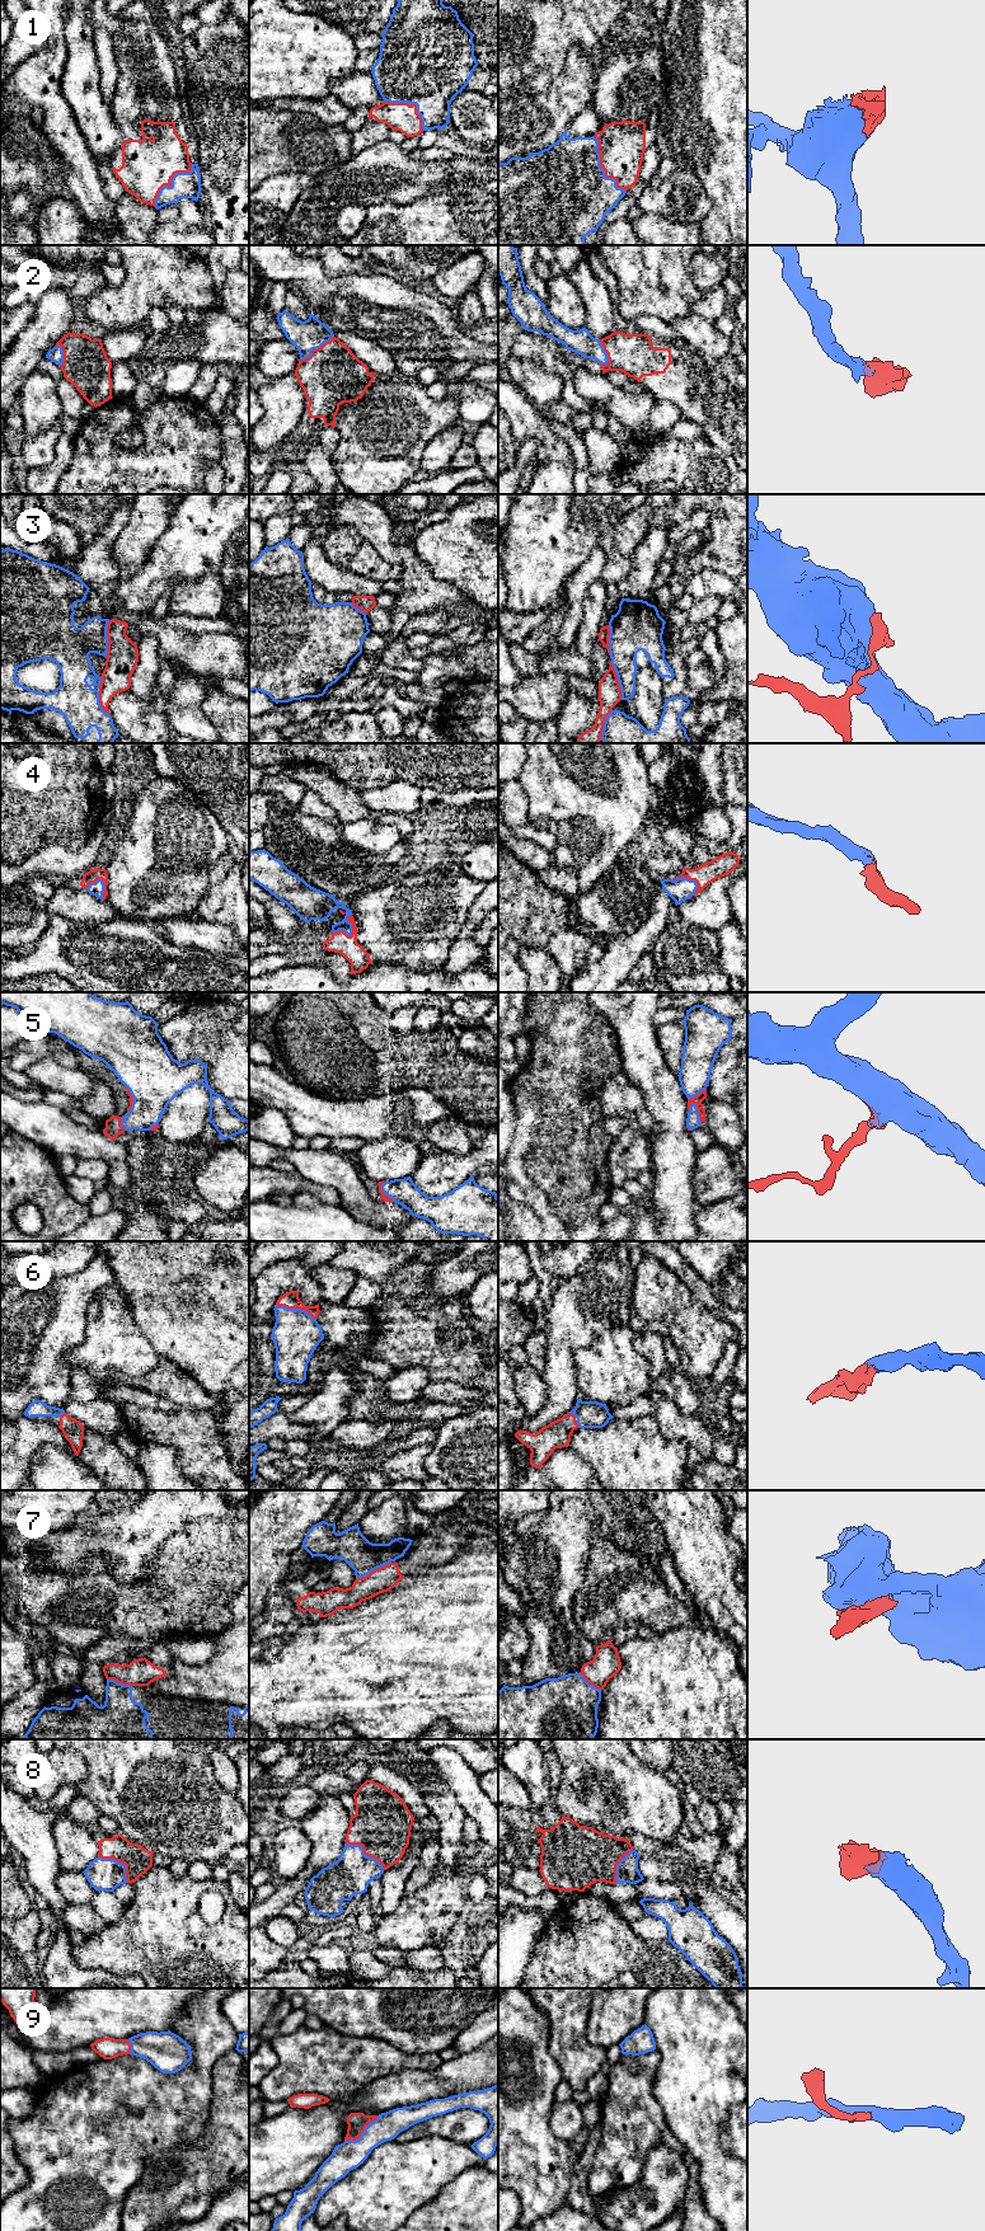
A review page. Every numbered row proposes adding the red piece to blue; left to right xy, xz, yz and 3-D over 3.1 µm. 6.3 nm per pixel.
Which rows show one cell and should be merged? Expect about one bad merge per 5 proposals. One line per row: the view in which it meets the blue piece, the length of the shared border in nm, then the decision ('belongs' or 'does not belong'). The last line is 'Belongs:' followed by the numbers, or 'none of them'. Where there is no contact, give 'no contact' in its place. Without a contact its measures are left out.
1: meets blue in yz; contact 420 nm long; belongs
2: meets blue in xz; contact 280 nm long; belongs
3: meets blue in yz; contact 260 nm long; does not belong
4: meets blue in xz; contact 170 nm long; belongs
5: meets blue in yz; contact 150 nm long; belongs
6: meets blue in xz; contact 280 nm long; belongs
7: meets blue in xz; contact 240 nm long; does not belong
8: meets blue in xz; contact 300 nm long; belongs
9: meets blue in xz; contact 280 nm long; belongs
Belongs: 1, 2, 4, 5, 6, 8, 9

